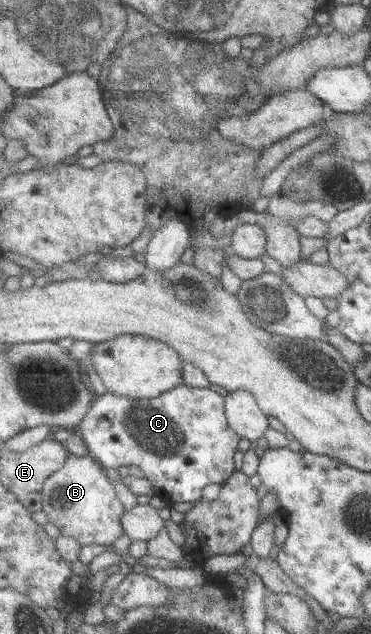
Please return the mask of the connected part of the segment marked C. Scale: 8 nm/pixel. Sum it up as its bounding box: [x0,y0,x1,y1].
[77,385,241,503]

